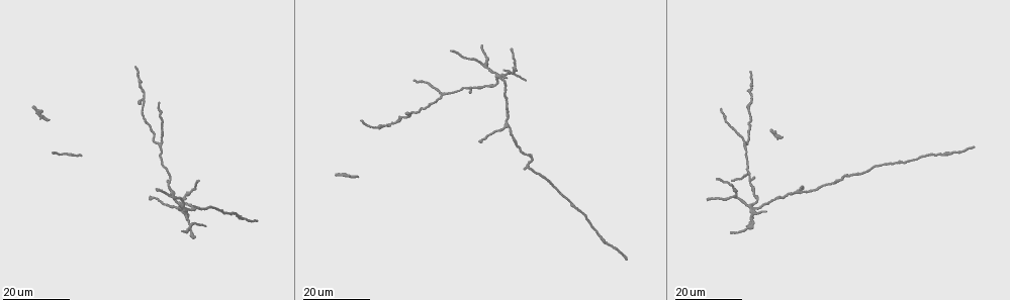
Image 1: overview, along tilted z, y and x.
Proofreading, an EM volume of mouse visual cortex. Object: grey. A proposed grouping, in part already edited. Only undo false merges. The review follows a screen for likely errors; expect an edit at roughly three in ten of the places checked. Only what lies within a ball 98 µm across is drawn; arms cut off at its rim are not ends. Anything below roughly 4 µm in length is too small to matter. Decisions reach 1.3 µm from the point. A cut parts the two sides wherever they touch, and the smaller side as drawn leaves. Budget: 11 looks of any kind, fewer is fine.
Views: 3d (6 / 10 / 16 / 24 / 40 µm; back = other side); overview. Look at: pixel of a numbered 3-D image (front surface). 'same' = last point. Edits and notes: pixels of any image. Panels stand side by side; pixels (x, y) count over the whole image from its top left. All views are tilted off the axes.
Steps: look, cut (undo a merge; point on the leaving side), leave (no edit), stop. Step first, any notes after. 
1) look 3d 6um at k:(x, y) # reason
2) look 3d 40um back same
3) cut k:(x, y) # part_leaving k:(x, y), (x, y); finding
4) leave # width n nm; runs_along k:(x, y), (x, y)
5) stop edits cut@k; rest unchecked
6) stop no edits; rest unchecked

look 3d 24um at 1:(798, 193) # three arms meet

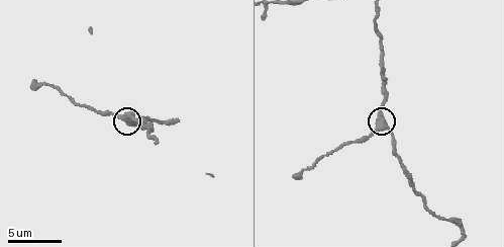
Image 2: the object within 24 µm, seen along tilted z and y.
look 3d 6um at 2:(386, 128)

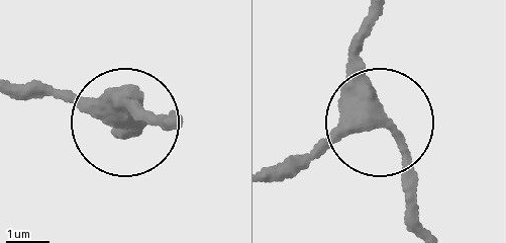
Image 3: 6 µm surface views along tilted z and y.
leave # runs_along 3:(369, 20), (362, 67), (376, 117), (287, 180); continuous, no second neuron

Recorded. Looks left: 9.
look 3d 24um at 1:(746, 146) # two arms in line, one across

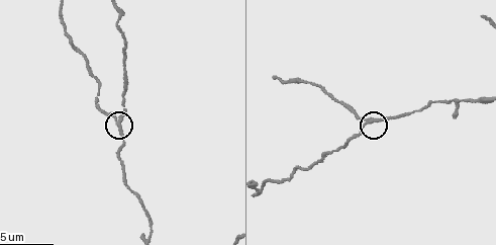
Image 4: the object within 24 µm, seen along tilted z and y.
look 3d 6um at 4:(118, 116)

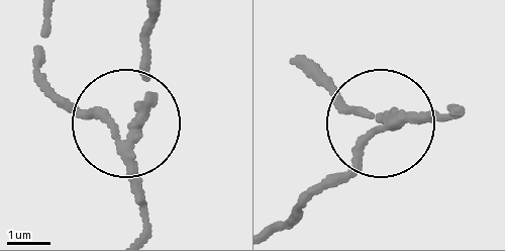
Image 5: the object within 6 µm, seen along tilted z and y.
cut 5:(77, 116) # part_leaving 5:(121, 146), (39, 72), (45, 22); two neurons meet here

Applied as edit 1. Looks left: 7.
look 3d 16um at 1:(751, 209) # arms part here

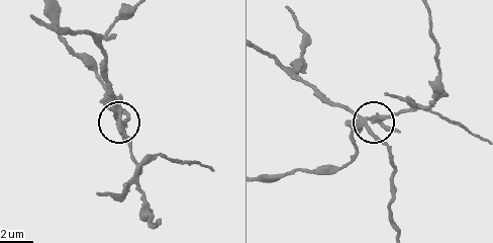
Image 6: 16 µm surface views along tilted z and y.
look 3d 10um at 6:(371, 128)

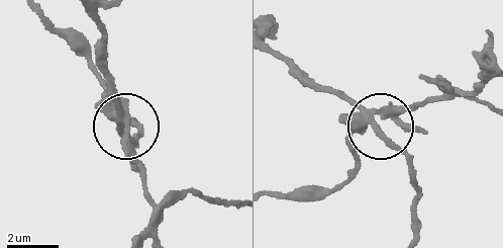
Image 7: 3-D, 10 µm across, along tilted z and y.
look 3d 10um back at 7:(119, 128) # from behind

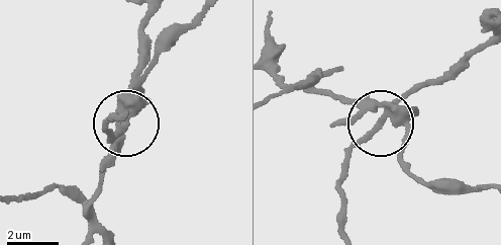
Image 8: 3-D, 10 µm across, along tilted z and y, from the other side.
leave # side_arm 76 um; runs_along 8:(384, 119), (404, 134), (413, 178); all the same neuron

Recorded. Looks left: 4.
look 3d 24um at 1:(183, 198) # arms part here

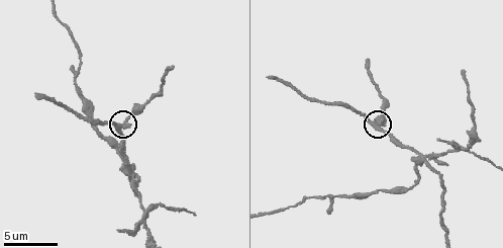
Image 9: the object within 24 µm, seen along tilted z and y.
look 3d 10um at 9:(379, 126) # zoom in

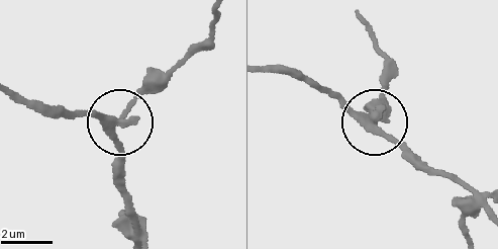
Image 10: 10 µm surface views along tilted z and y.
cut 10:(146, 93) # side_arm 10 um; part_leaving 10:(122, 117), (202, 46), (217, 12); a second neuron is stuck on

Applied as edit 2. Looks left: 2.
stop edits cut@5, cut@10; rest unchecked

